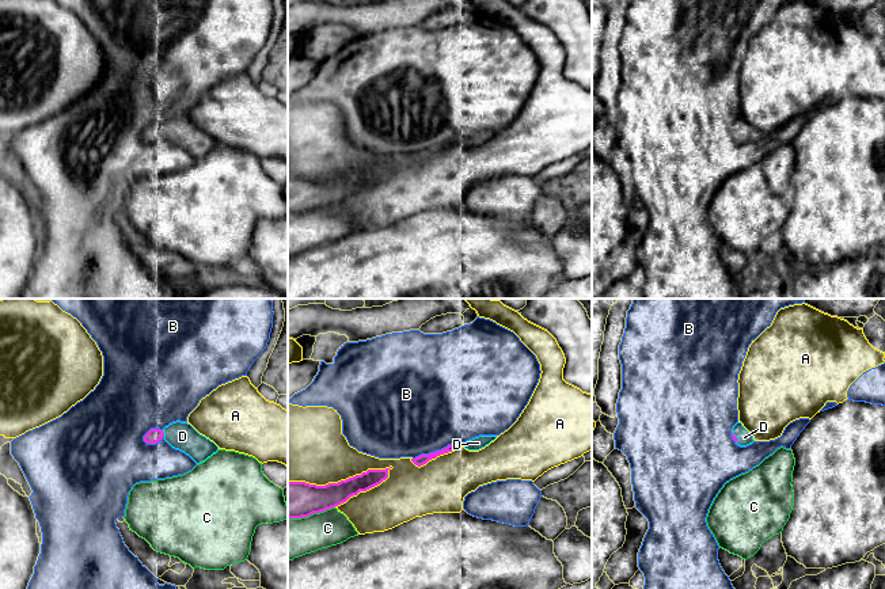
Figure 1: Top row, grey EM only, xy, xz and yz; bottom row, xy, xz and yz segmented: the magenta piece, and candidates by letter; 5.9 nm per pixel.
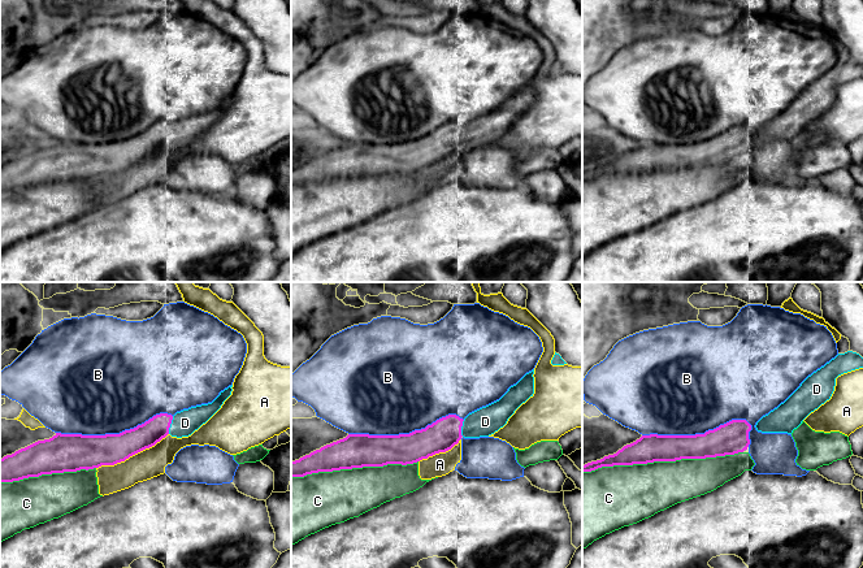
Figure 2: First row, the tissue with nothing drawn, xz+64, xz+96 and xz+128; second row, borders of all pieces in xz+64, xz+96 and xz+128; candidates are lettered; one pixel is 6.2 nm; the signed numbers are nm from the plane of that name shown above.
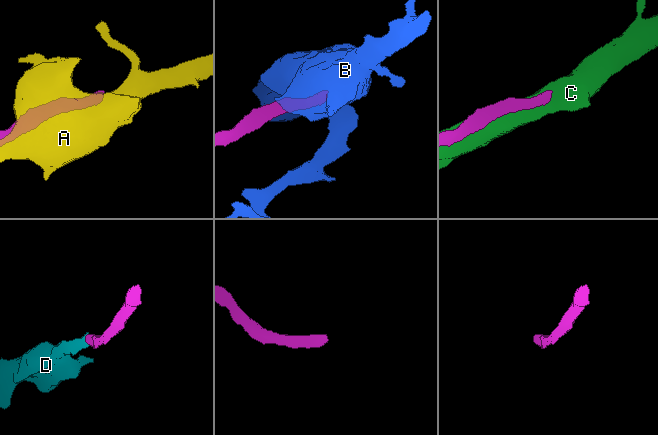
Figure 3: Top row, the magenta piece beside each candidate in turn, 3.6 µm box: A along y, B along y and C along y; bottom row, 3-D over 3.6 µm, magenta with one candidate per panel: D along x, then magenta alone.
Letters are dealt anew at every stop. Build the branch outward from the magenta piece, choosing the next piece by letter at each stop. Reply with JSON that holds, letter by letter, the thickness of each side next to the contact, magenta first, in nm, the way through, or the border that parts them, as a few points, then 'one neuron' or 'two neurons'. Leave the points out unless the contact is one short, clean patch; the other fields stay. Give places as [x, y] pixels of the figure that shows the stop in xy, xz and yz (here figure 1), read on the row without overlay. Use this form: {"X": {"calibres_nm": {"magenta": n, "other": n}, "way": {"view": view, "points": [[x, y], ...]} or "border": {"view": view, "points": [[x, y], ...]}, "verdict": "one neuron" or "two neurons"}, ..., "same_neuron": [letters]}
{"A": {"calibres_nm": {"magenta": 190, "other": 400}, "verdict": "two neurons"}, "B": {"calibres_nm": {"magenta": 60, "other": 500}, "verdict": "two neurons"}, "C": {"calibres_nm": {"magenta": 220, "other": 240}, "verdict": "two neurons"}, "D": {"calibres_nm": {"magenta": 90, "other": 170}, "verdict": "one neuron"}, "same_neuron": ["D"]}

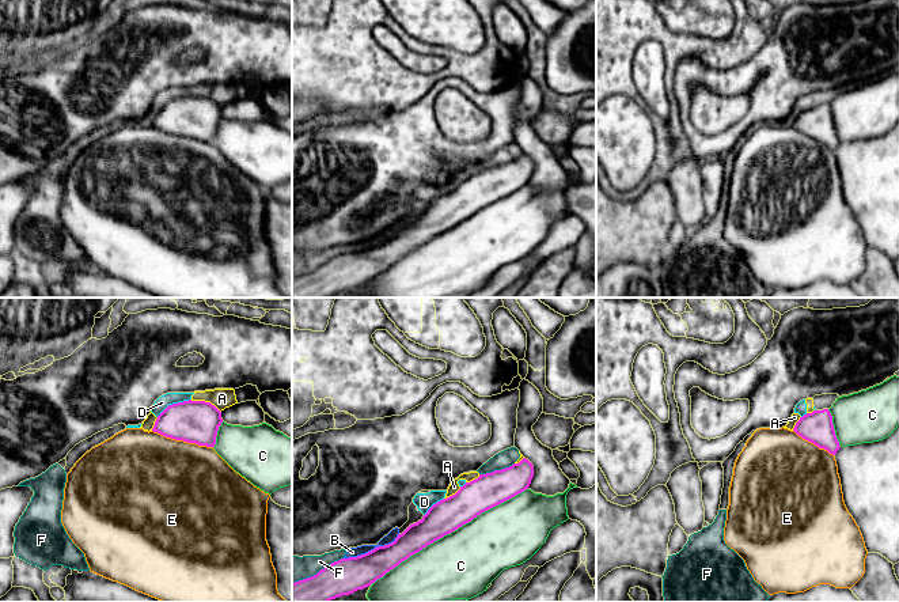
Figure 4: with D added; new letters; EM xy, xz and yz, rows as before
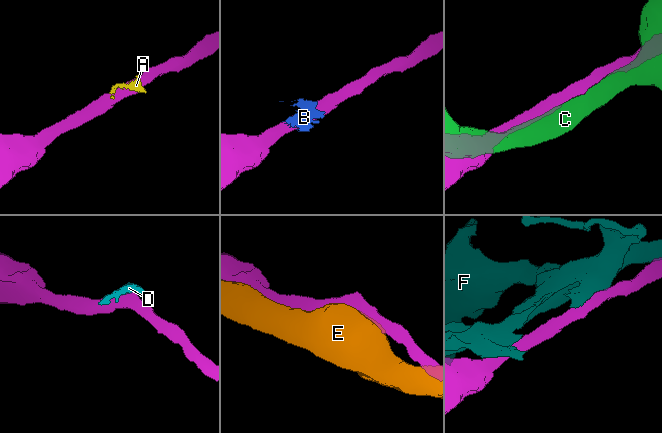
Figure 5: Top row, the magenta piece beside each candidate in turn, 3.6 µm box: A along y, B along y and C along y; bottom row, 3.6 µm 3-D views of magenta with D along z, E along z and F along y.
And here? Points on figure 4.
{"A": {"calibres_nm": {"magenta": 260, "other": 120}, "verdict": "two neurons"}, "B": {"calibres_nm": {"magenta": 200, "other": 60}, "verdict": "two neurons"}, "C": {"calibres_nm": {"magenta": 200, "other": 400}, "verdict": "two neurons"}, "D": {"calibres_nm": {"magenta": 260, "other": 80}, "verdict": "two neurons"}, "E": {"calibres_nm": {"magenta": 260, "other": 480}, "verdict": "two neurons"}, "F": {"calibres_nm": {"magenta": 260, "other": 160}, "verdict": "two neurons"}, "same_neuron": []}

